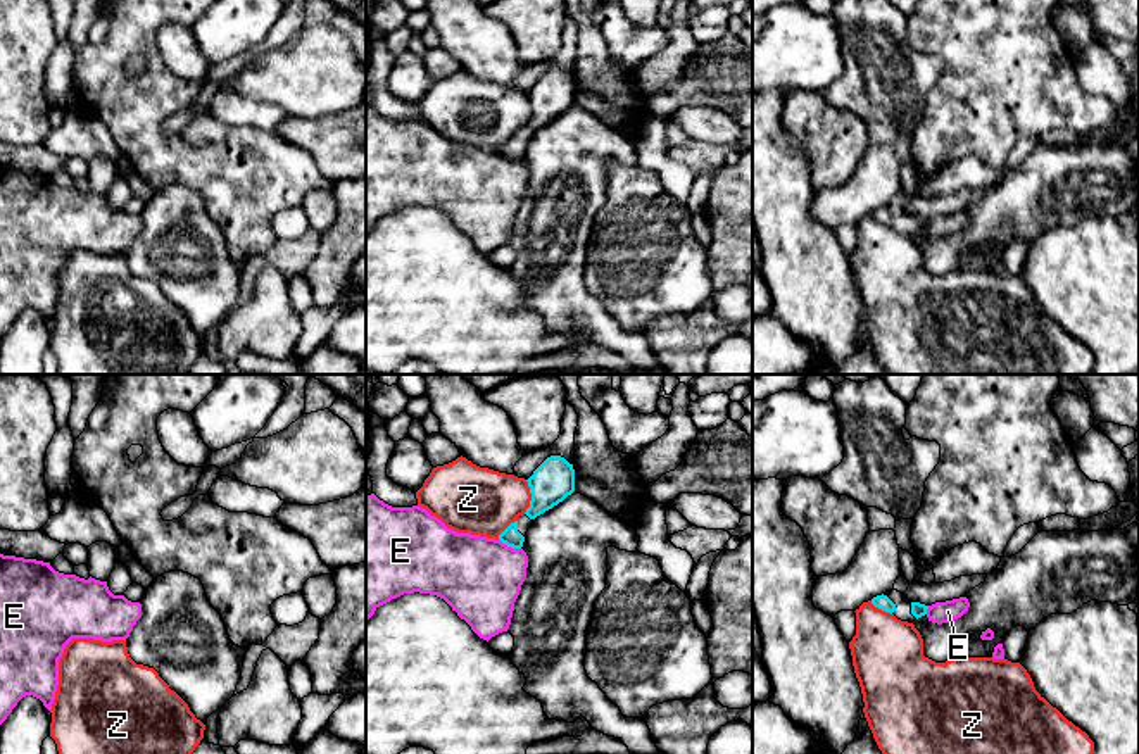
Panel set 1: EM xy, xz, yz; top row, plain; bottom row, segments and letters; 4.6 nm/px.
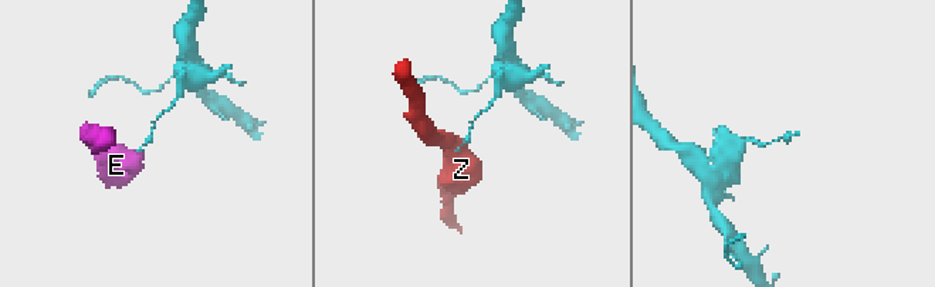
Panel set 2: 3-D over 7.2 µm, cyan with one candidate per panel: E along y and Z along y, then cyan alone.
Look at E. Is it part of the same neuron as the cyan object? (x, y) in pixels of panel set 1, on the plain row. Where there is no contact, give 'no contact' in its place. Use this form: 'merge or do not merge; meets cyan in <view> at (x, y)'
do not merge; meets cyan in xz at (509, 159)

